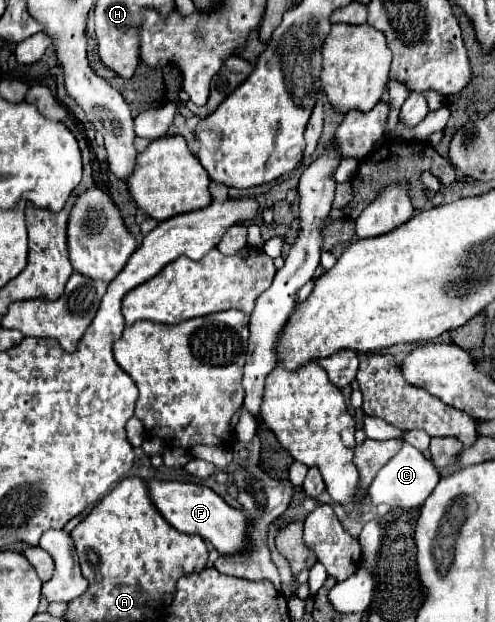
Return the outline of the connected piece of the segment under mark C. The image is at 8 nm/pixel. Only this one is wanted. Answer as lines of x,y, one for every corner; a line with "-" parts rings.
403,442
401,450
379,470
367,494
371,496
371,502
375,506
385,502
395,508
417,508
427,500
427,496
433,492
437,482
439,482
439,472
433,466
433,462
425,460
423,454
415,446
411,446
409,442

